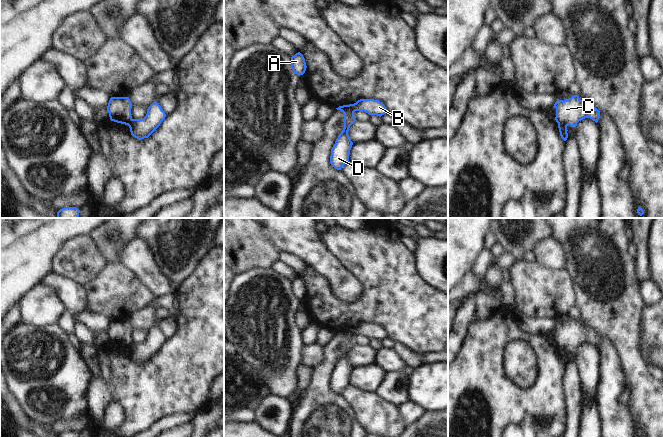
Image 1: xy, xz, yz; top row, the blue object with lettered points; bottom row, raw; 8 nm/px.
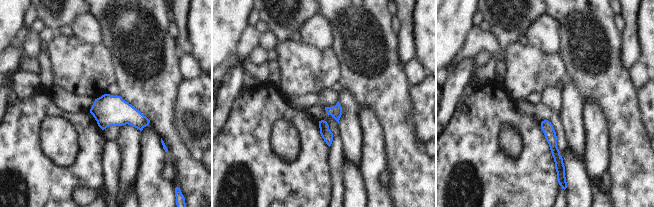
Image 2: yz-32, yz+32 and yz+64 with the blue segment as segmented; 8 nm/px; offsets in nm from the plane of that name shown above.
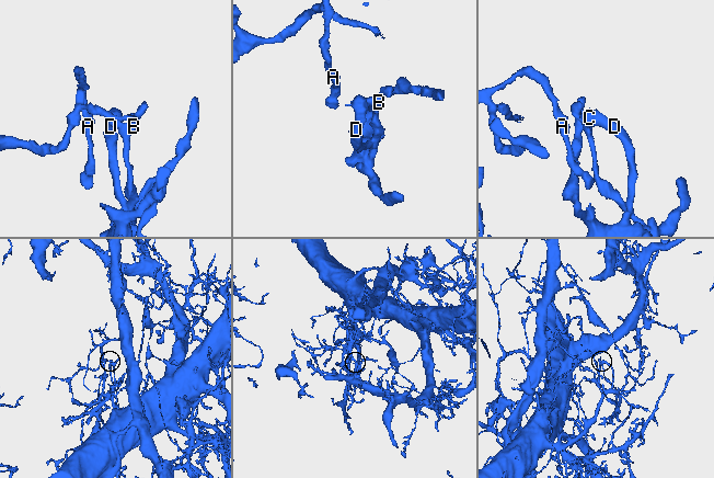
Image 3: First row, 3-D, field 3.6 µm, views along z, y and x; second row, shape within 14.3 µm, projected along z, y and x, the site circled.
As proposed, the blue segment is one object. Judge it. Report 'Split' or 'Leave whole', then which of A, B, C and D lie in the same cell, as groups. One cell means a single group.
Split. Groups: A B / C D

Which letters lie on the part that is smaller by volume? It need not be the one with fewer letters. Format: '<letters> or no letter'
A, B

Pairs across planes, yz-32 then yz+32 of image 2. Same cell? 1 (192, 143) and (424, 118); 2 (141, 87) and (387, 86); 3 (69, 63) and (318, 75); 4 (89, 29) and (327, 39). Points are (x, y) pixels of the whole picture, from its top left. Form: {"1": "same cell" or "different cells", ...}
{"1": "same cell", "2": "same cell", "3": "same cell", "4": "same cell"}

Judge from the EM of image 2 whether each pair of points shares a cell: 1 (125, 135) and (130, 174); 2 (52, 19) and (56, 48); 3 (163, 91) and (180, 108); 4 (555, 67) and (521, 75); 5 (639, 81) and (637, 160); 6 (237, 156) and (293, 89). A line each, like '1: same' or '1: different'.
1: same
2: different
3: different
4: same
5: different
6: different

